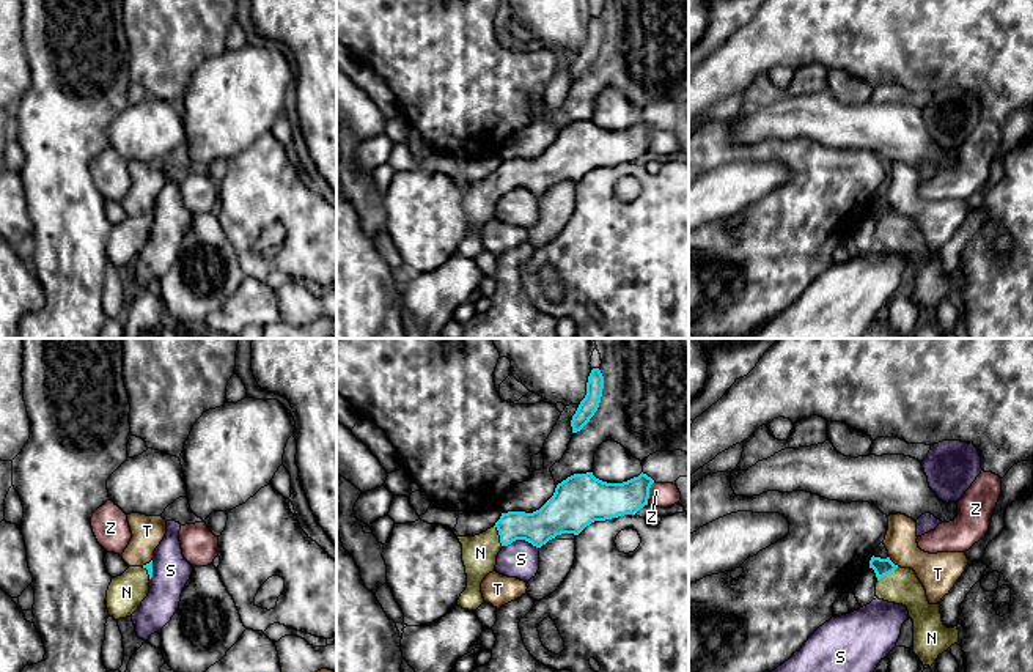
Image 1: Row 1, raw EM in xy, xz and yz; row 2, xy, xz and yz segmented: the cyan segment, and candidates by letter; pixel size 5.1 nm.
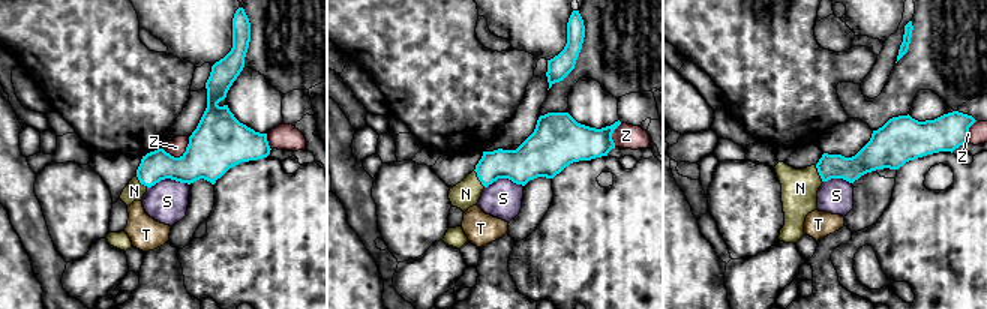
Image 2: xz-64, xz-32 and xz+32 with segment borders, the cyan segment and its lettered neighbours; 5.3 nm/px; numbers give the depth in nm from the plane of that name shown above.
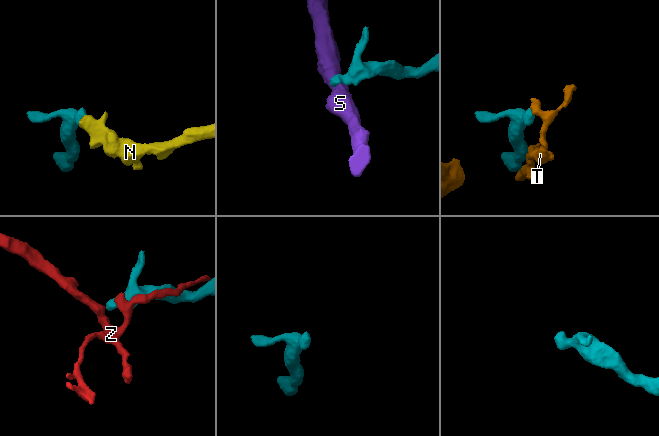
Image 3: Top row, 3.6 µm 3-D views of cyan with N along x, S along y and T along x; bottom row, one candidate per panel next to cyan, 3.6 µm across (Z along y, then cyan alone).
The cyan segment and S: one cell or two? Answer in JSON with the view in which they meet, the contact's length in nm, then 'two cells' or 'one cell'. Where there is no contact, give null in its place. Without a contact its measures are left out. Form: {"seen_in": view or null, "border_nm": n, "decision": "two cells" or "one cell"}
{"seen_in": "xz", "border_nm": 180, "decision": "two cells"}

